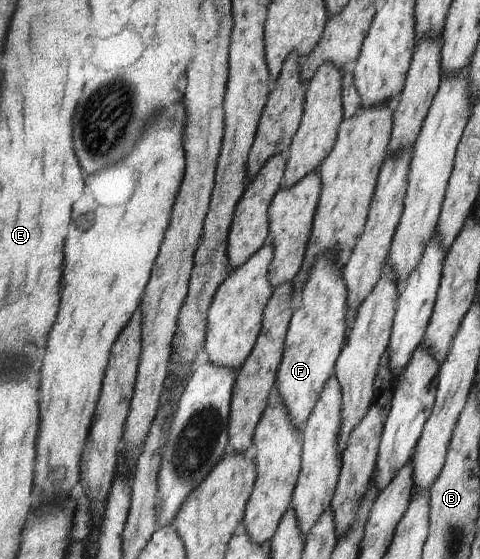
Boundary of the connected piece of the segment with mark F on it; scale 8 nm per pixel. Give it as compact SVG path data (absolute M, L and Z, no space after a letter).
M325 253L313 261L305 285L291 301L291 317L283 341L283 353L275 375L275 389L287 411L289 423L299 431L307 421L312 407L344 346L345 337L345 283L339 267L335 267L333 255Z

